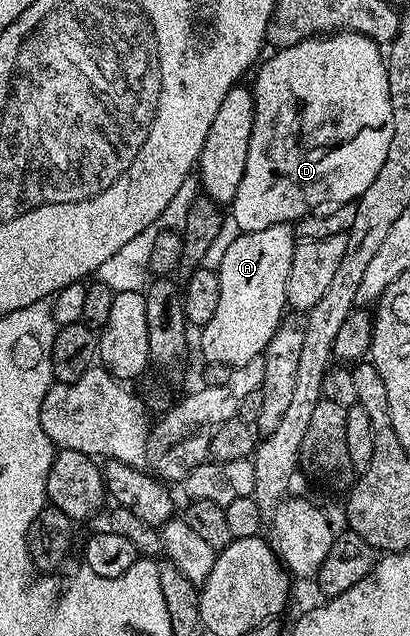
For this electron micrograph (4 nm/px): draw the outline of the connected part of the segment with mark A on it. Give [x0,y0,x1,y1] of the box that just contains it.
[199,224,298,369]

